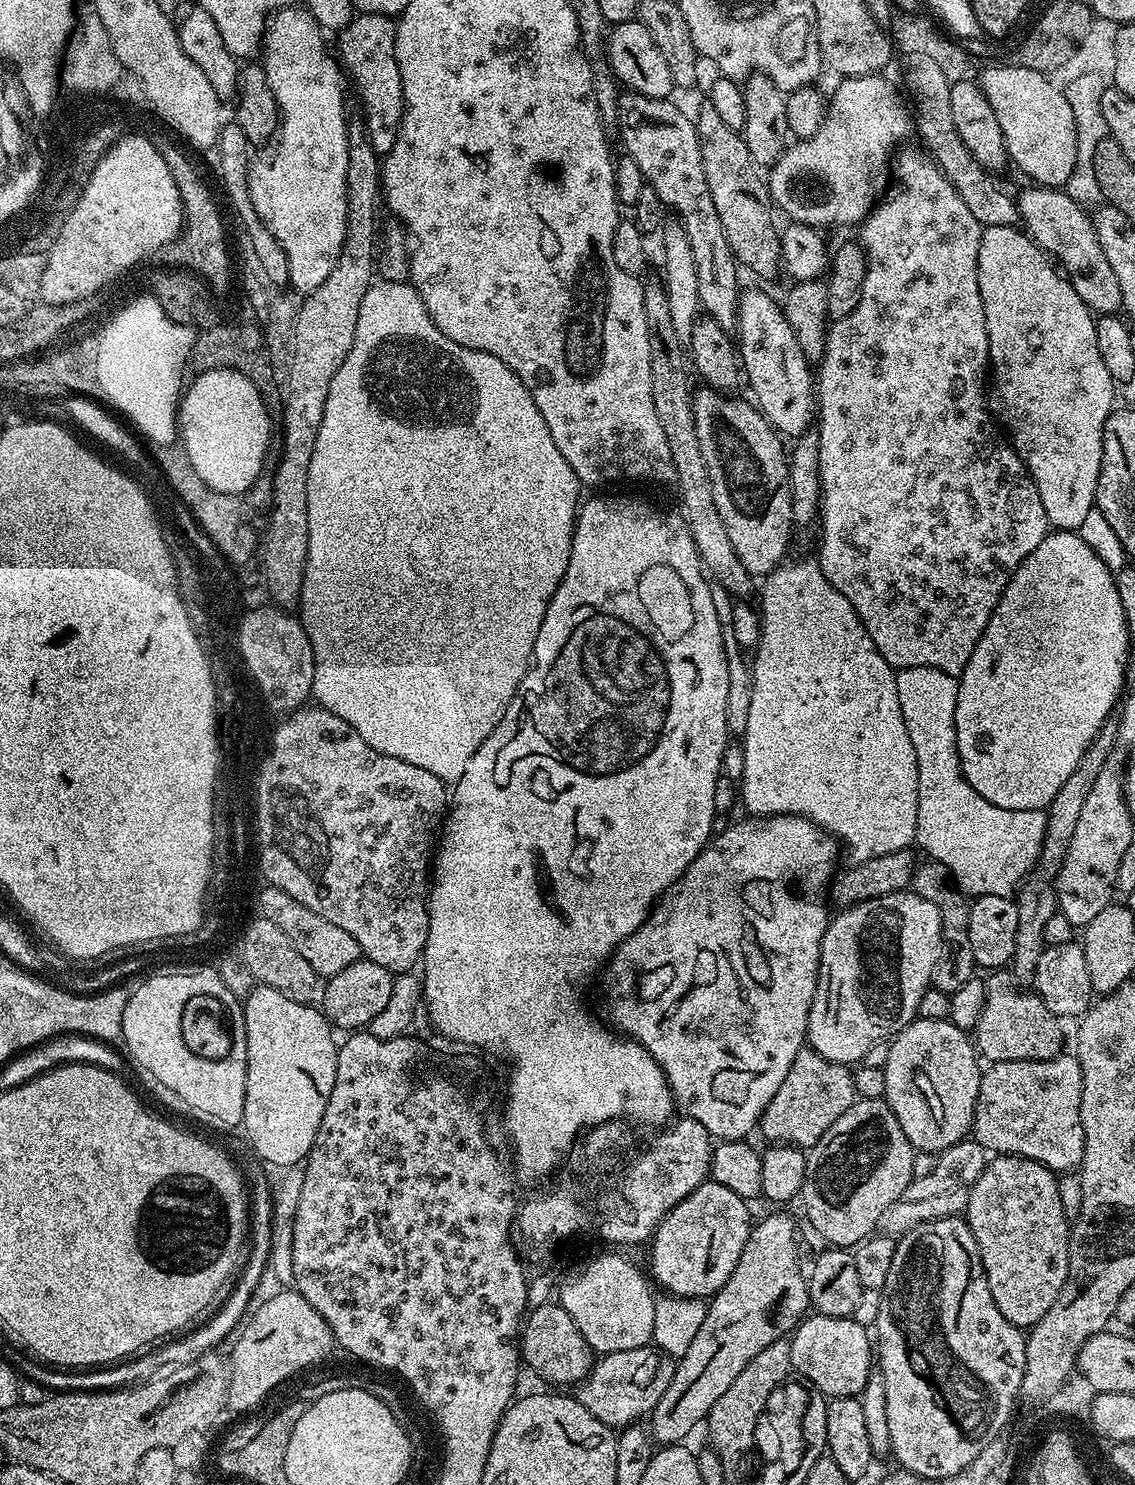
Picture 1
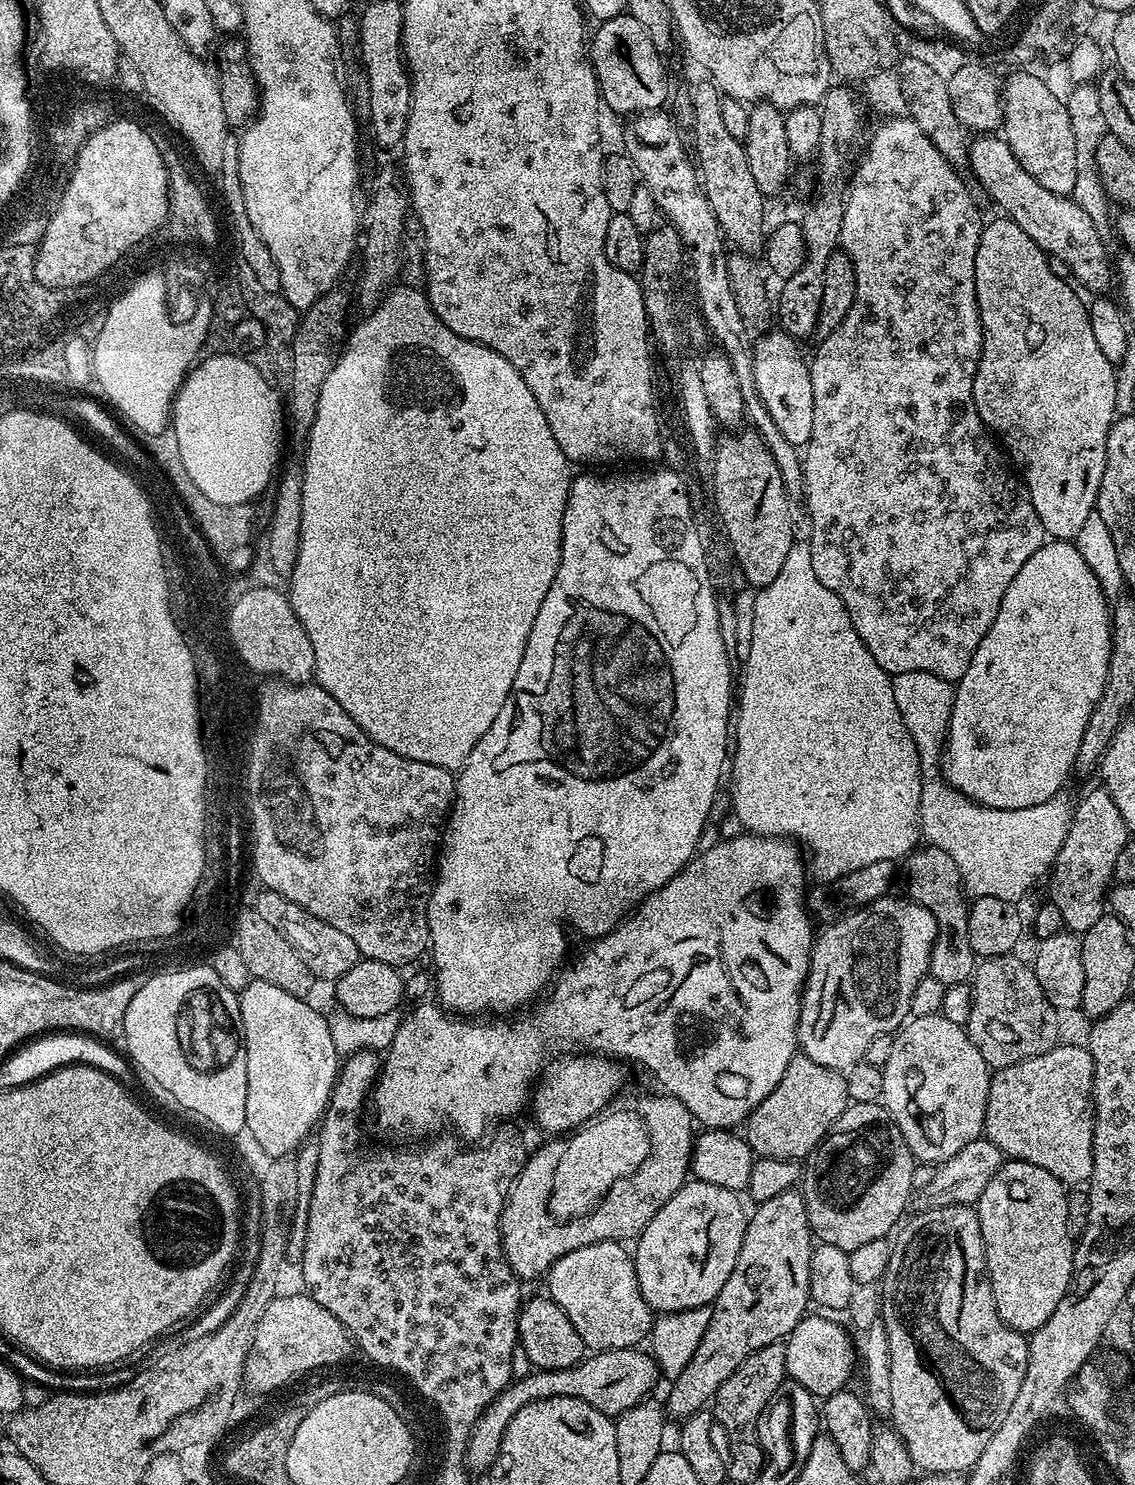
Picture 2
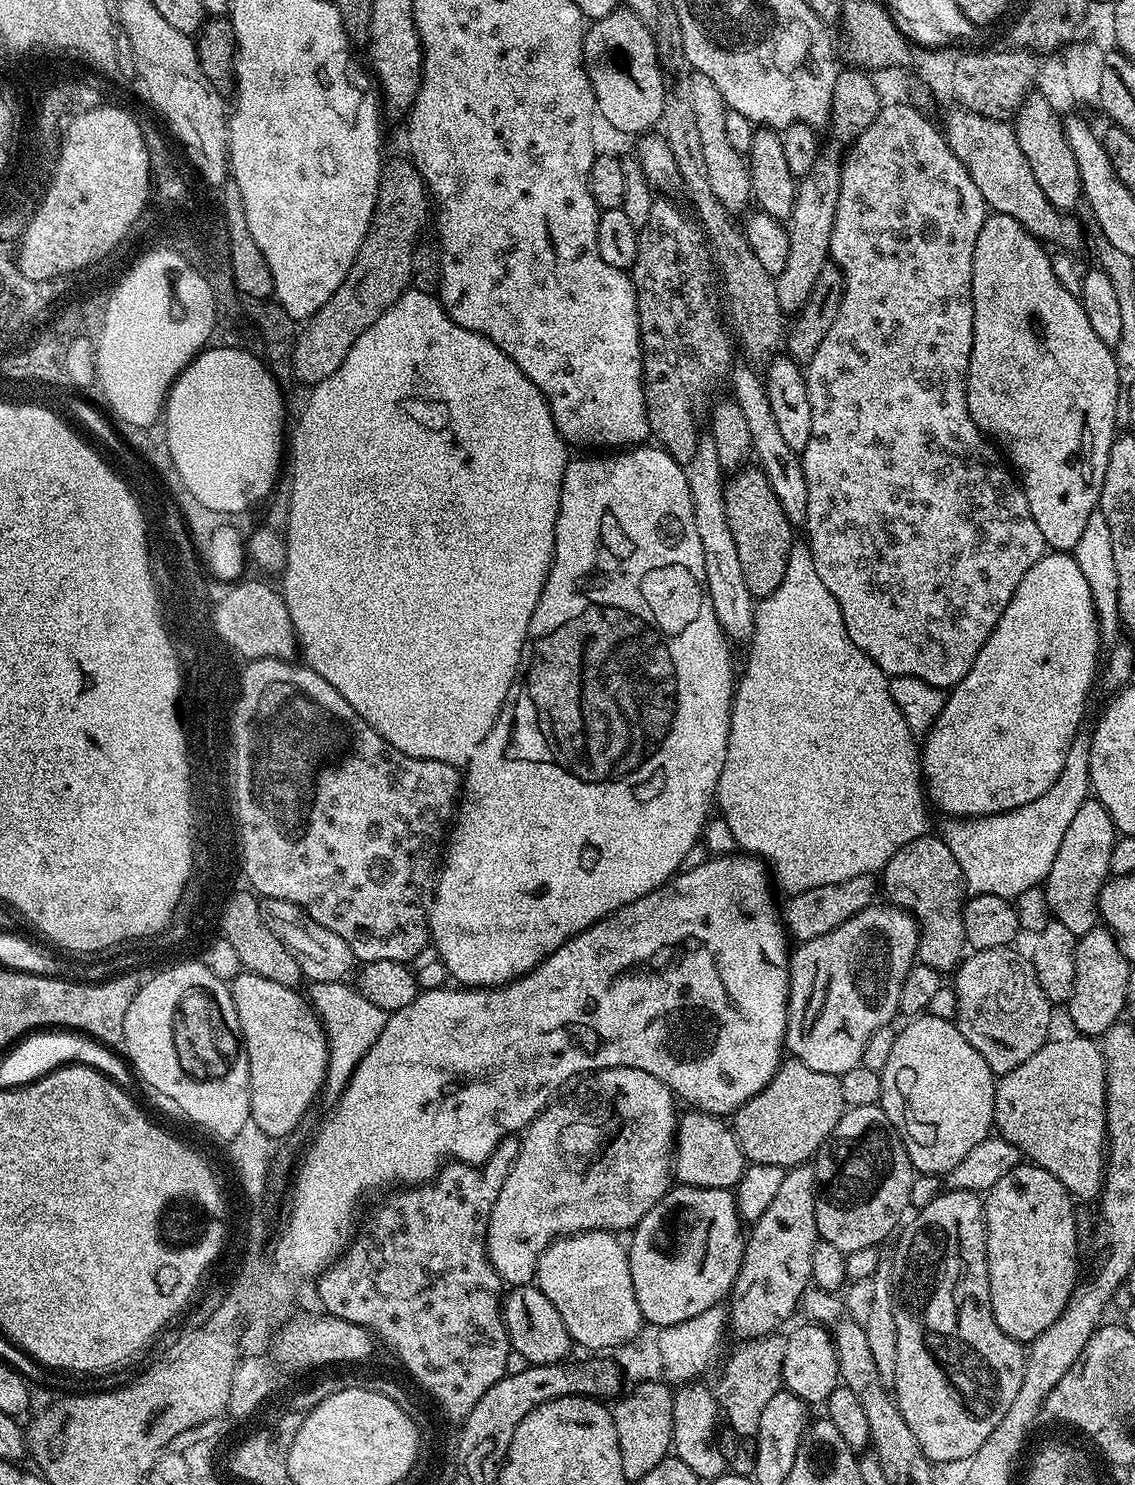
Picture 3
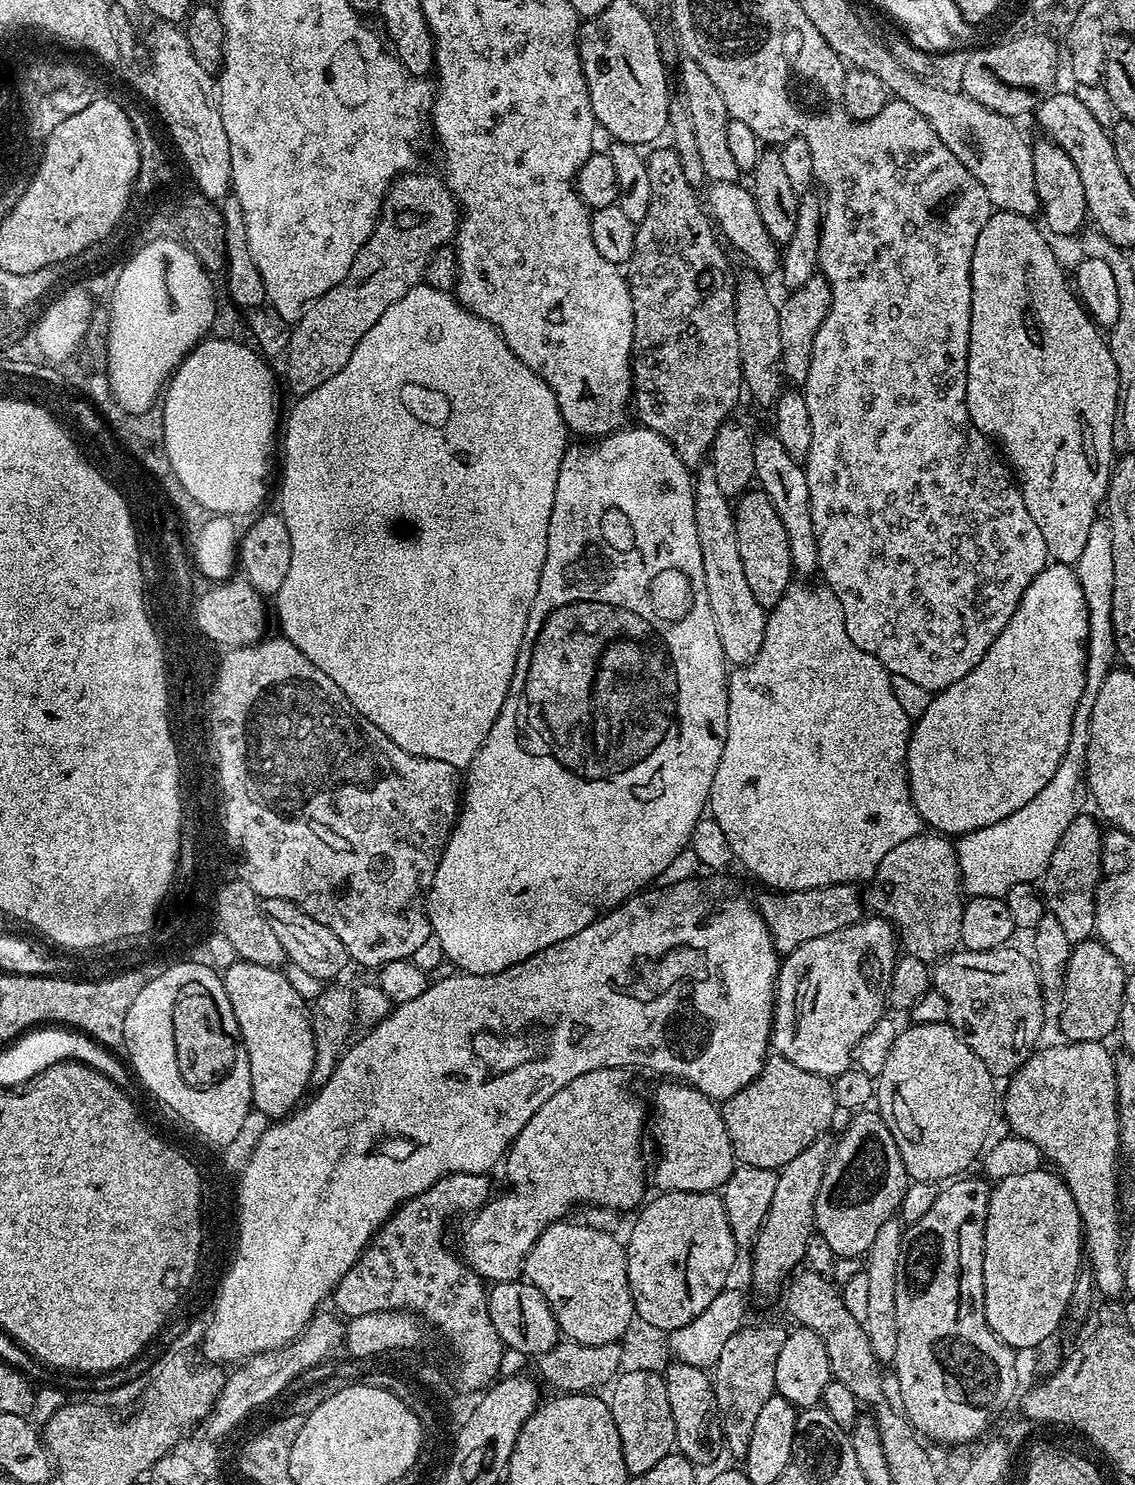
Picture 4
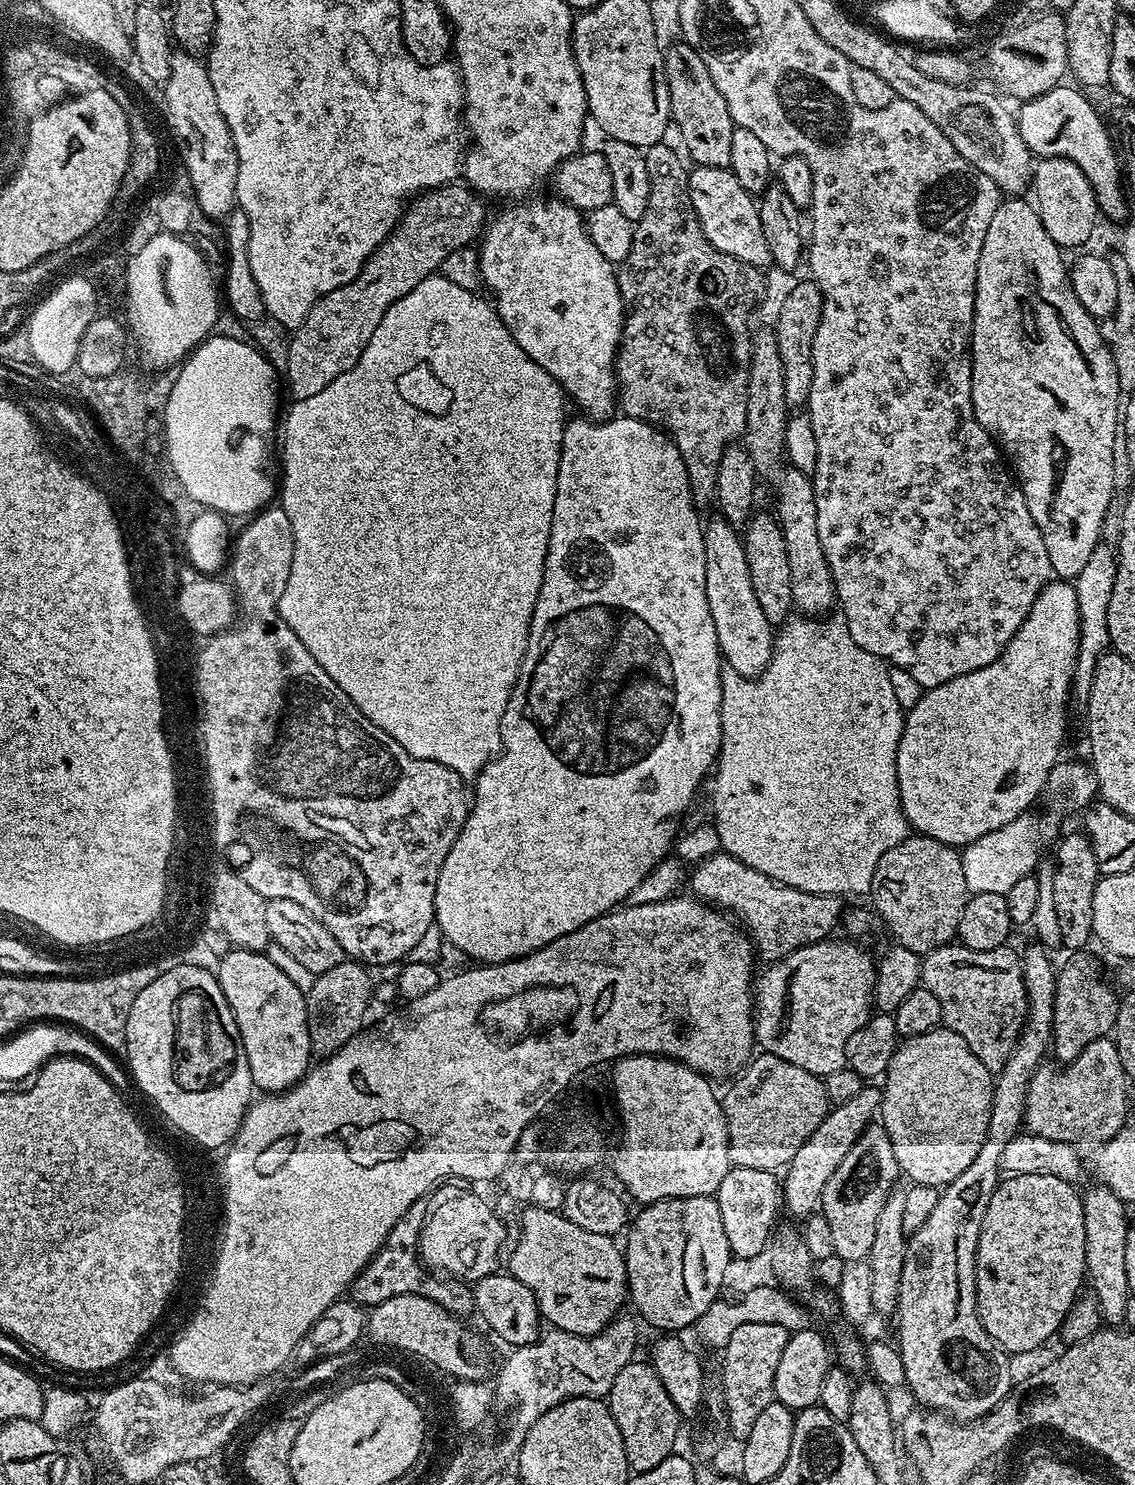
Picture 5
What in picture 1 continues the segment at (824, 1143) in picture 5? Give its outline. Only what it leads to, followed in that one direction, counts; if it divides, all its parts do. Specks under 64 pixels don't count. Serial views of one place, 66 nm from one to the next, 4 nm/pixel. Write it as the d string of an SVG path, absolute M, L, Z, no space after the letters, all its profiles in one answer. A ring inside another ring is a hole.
M776 1210L773 1216L765 1220L757 1219L752 1226L746 1246L738 1258L738 1266L734 1266L734 1274L726 1278L726 1282L716 1295L707 1301L708 1309L698 1334L687 1347L684 1355L676 1360L676 1373L670 1378L670 1386L666 1386L666 1394L654 1406L650 1413L650 1431L657 1445L667 1446L687 1441L687 1436L696 1427L703 1425L708 1418L708 1412L726 1394L726 1390L734 1383L734 1378L750 1366L750 1358L762 1354L766 1346L775 1340L783 1340L795 1329L809 1311L808 1281L805 1273L800 1273L800 1244L796 1241L796 1224L784 1213Z

